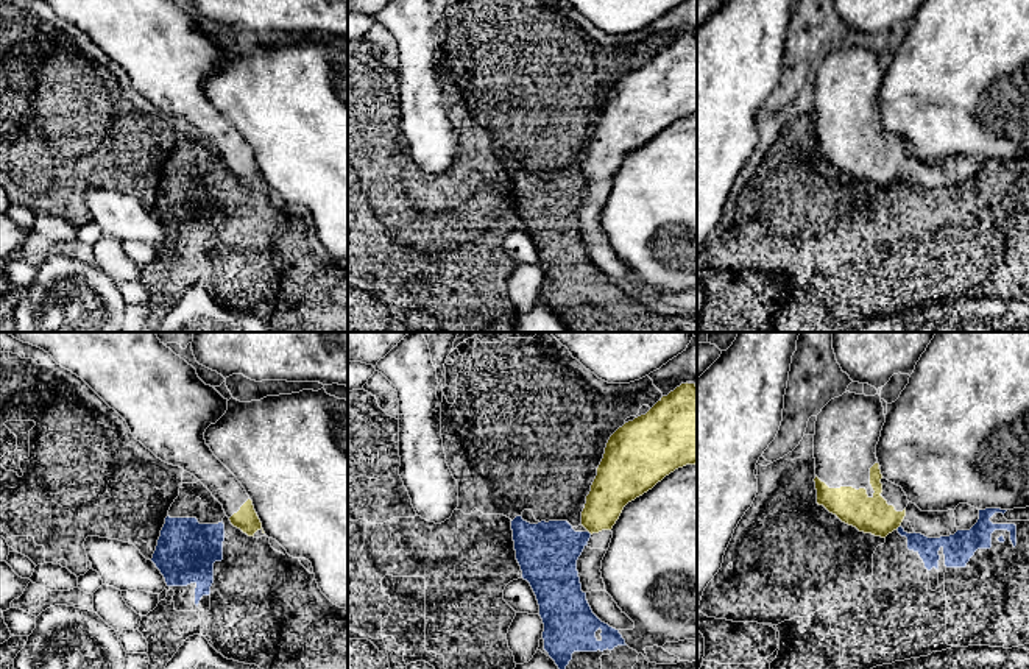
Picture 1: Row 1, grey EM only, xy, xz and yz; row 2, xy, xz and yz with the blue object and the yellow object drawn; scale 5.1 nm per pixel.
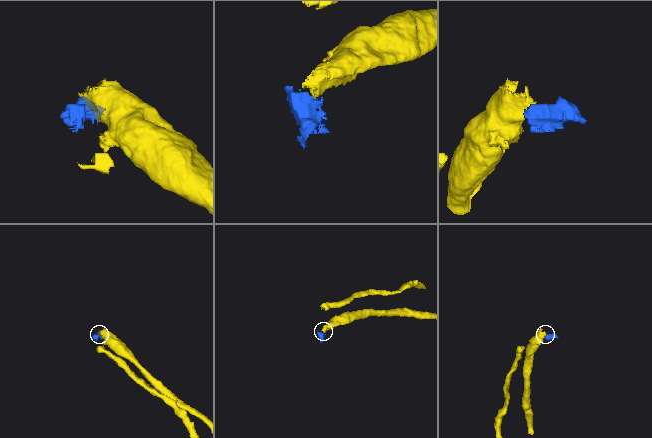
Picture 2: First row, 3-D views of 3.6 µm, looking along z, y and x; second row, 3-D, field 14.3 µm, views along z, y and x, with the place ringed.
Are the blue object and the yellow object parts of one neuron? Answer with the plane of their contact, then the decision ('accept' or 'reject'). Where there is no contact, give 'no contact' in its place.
meets blue in yz; reject

